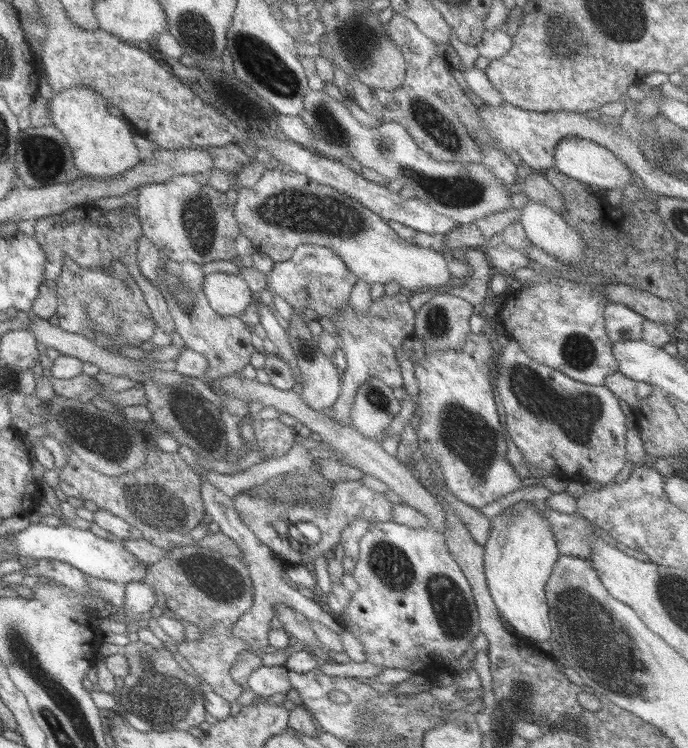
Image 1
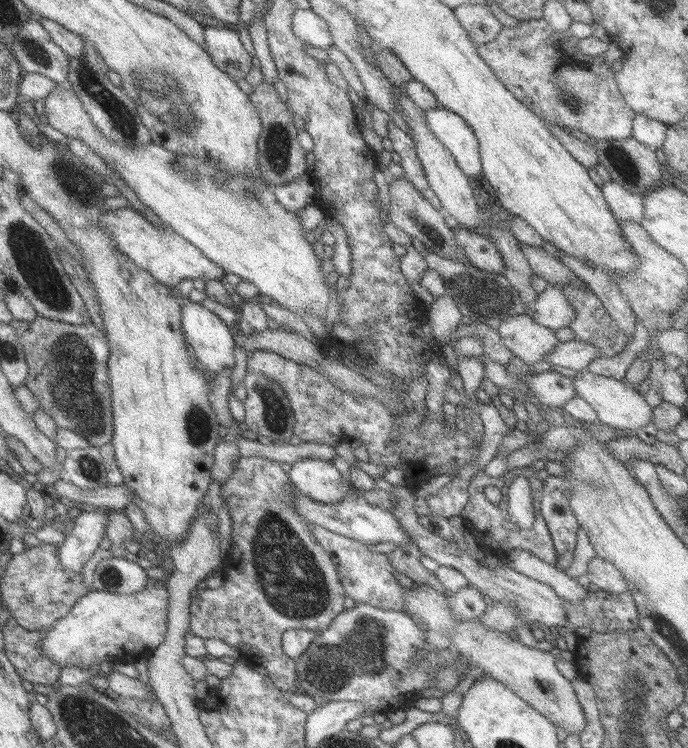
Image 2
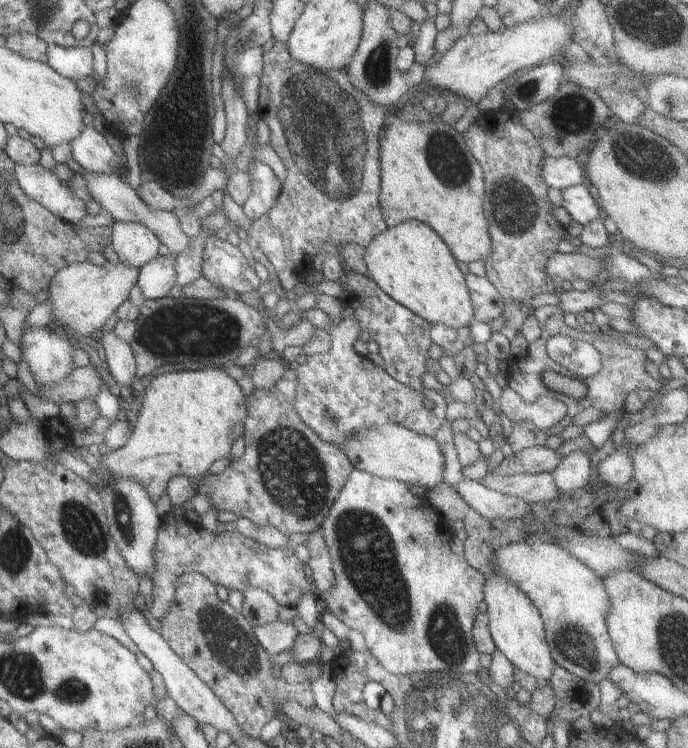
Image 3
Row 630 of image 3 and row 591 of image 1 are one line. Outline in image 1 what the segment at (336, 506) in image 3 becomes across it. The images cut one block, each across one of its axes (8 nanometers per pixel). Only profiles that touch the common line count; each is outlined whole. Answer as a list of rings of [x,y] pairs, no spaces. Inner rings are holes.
[[[379,522],[379,524],[372,524],[367,533],[359,539],[358,543],[358,555],[355,560],[355,566],[350,571],[355,582],[358,584],[359,589],[355,593],[351,594],[351,598],[347,604],[347,607],[337,615],[343,629],[350,631],[354,637],[363,645],[365,651],[365,661],[381,667],[382,670],[386,668],[404,668],[410,670],[408,665],[409,661],[420,660],[425,663],[425,668],[422,672],[415,671],[414,674],[422,674],[428,682],[435,683],[435,672],[445,672],[446,664],[457,660],[465,652],[469,646],[471,639],[479,633],[477,627],[476,609],[474,606],[474,600],[470,591],[470,586],[463,576],[462,571],[458,567],[458,564],[451,558],[445,542],[443,542],[443,536],[441,533],[435,532],[431,528],[425,528],[425,530],[415,530],[415,528],[407,528],[407,526],[399,525],[395,522]]]

